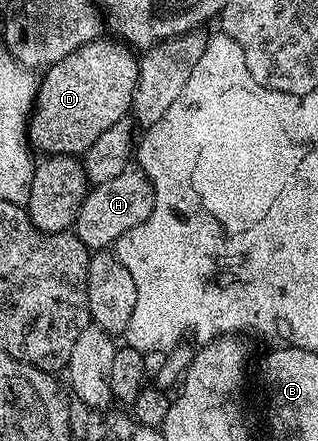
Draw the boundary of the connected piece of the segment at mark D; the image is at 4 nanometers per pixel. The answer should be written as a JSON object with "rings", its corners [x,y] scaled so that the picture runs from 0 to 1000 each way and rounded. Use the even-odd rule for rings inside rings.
{"rings":[[[314,82],[286,95],[270,95],[255,109],[217,118],[217,127],[179,136],[132,161],[116,224],[129,236],[129,259],[101,256],[91,270],[91,322],[113,342],[138,340],[132,347],[148,354],[167,349],[258,354],[292,327],[292,317],[318,308],[318,299],[355,290],[355,281],[384,277],[403,265],[418,240],[418,209],[431,200],[437,132],[412,104],[358,84],[340,84]]]}

